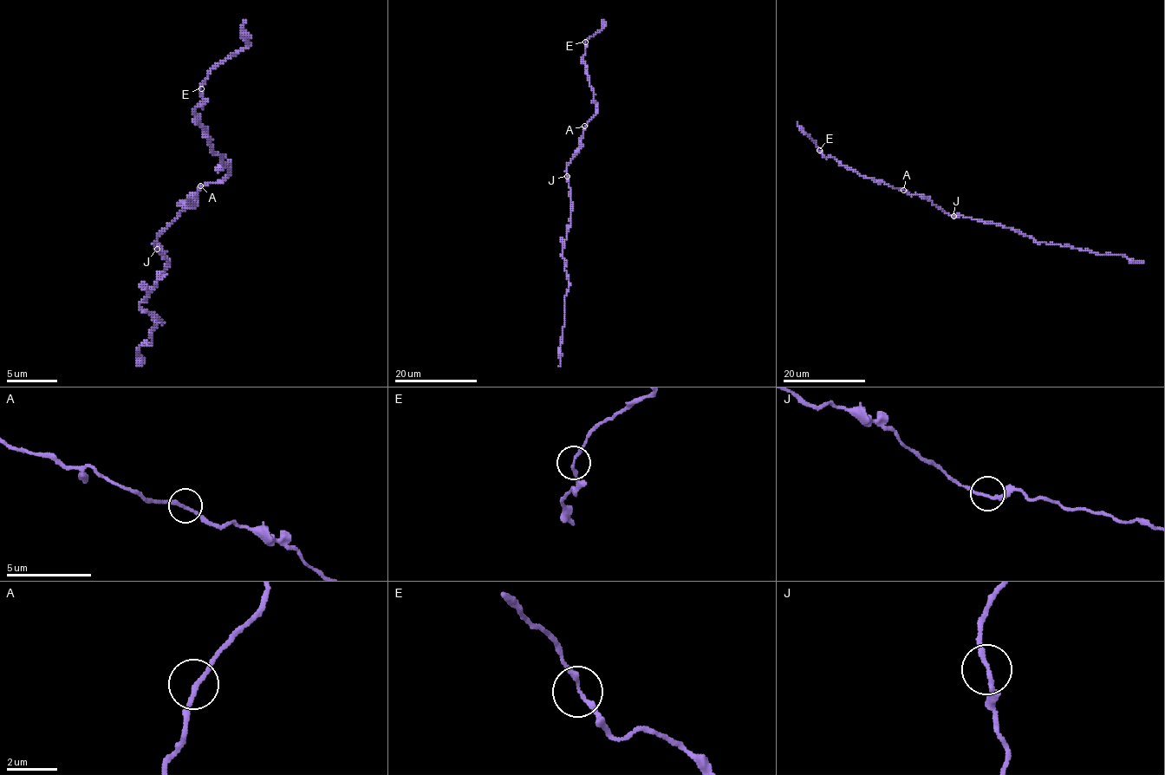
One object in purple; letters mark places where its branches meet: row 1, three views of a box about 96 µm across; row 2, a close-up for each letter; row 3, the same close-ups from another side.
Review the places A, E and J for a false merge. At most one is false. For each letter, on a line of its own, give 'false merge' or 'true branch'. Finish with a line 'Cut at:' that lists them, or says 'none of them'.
A: true branch
E: true branch
J: true branch
Cut at: none of them

